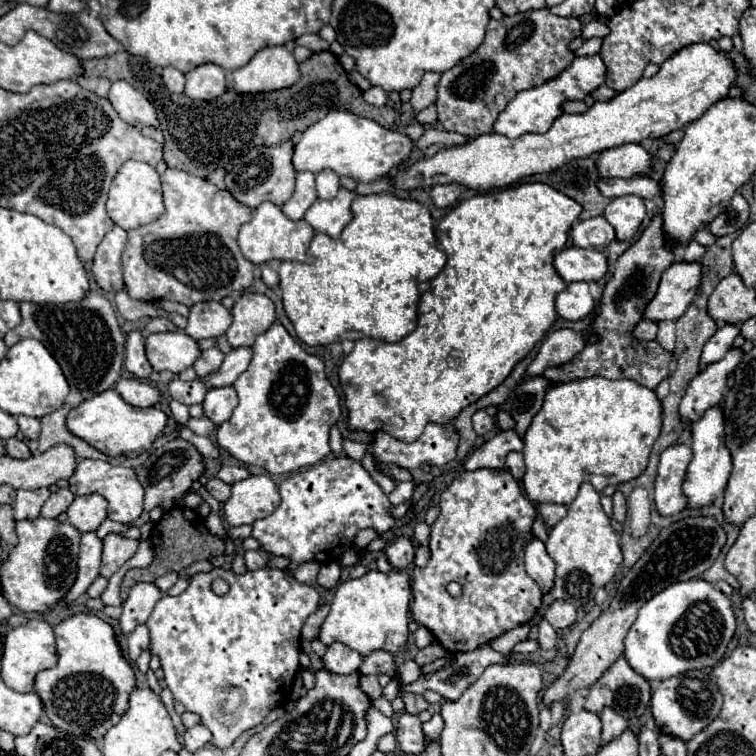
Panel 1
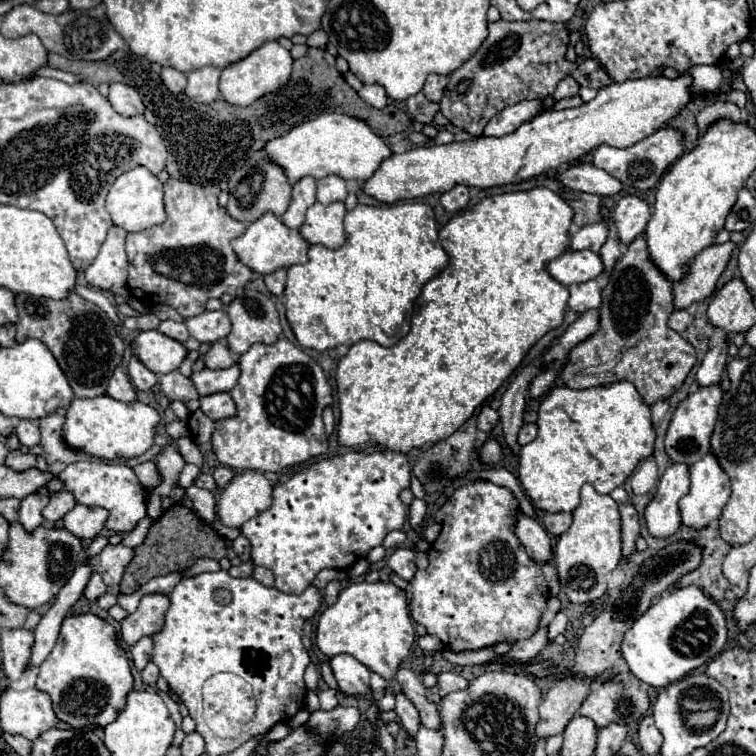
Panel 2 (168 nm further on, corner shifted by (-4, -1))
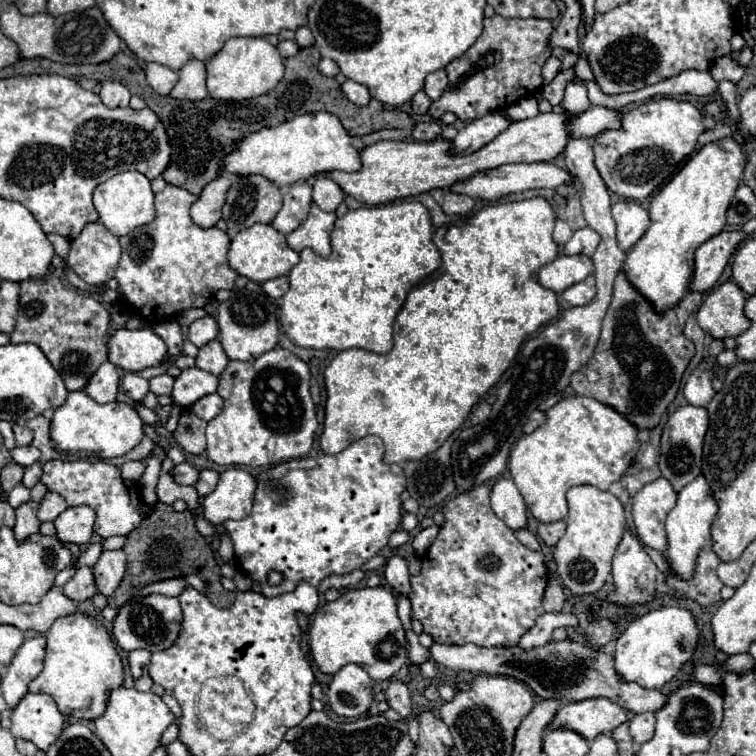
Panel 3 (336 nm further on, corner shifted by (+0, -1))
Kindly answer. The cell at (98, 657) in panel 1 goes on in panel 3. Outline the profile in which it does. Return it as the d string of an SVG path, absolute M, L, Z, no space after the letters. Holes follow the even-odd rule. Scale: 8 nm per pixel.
M72 614L56 620L46 632L44 670L30 682L30 692L50 694L64 716L94 720L106 710L110 690L122 686L124 668L104 626L86 614Z

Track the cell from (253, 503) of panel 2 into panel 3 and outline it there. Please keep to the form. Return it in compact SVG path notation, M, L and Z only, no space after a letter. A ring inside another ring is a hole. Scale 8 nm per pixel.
M228 468L208 496L202 498L204 516L210 524L220 526L226 520L240 520L252 512L256 480L242 468Z

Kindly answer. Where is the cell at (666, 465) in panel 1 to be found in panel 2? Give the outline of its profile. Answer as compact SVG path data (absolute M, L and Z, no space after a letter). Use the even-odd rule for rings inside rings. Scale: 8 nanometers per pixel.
M670 464L658 480L656 494L646 508L646 526L652 536L668 538L682 524L678 502L690 488L686 464Z

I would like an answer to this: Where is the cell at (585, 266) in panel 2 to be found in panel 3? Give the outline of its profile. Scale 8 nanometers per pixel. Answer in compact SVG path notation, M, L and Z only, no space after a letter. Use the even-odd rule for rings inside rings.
M558 256L538 272L538 282L554 292L564 292L572 284L582 282L594 272L594 264L588 256Z

